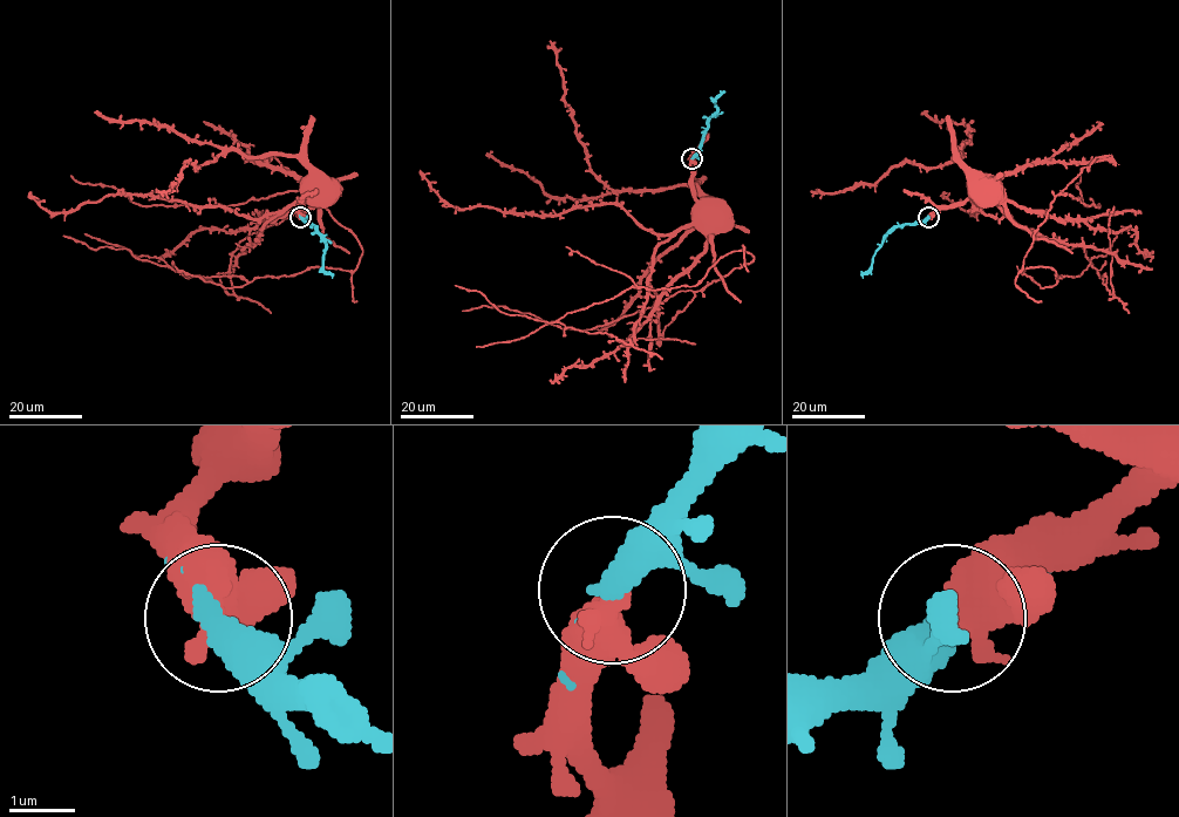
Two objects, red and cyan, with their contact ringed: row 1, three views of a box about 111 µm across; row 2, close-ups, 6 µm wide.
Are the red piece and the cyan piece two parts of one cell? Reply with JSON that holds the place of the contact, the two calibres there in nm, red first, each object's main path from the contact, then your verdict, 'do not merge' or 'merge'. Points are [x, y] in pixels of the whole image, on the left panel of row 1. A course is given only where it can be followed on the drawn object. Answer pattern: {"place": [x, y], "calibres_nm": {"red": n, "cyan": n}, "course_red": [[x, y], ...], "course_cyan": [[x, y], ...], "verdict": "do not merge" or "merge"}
{"place": [300, 217], "calibres_nm": {"red": 480, "cyan": 480}, "course_red": [[300, 217], [299, 203], [318, 177], [319, 186]], "course_cyan": [[300, 217], [317, 227], [325, 244], [324, 270], [333, 274]], "verdict": "merge"}

